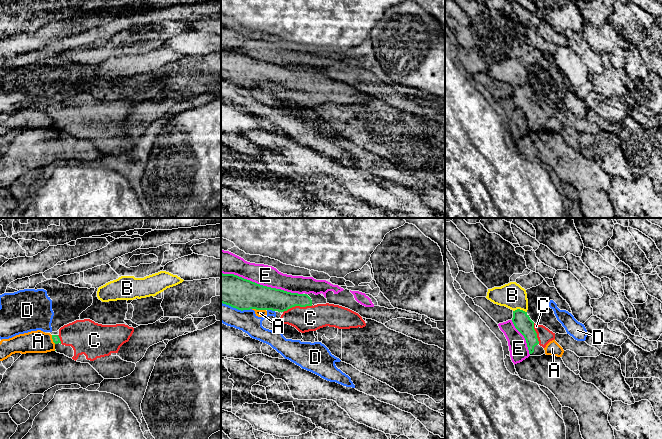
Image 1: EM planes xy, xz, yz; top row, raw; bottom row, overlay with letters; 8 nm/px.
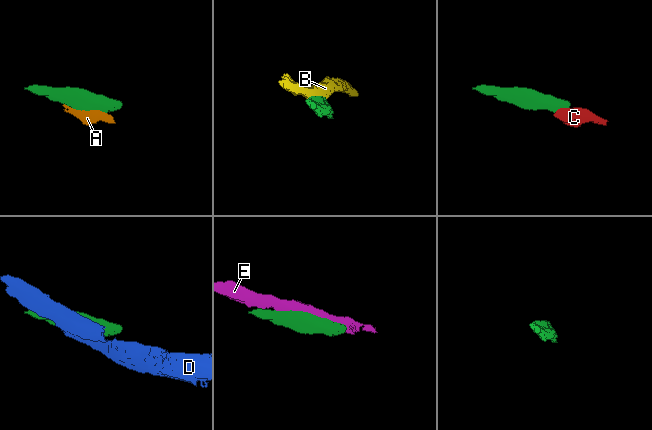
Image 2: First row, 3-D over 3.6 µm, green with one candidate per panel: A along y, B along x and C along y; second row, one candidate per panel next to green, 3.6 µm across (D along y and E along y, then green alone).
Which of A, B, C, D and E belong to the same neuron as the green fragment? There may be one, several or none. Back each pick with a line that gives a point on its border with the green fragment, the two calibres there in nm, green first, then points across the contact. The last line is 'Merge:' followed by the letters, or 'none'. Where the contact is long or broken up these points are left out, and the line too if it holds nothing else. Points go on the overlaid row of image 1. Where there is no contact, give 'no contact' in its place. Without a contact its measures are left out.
C: meets green in xz at (297, 305); 190 nm thick on the green side, 200 nm on the other; runs through xz (267, 298), (297, 305), (310, 318)
Merge: C

